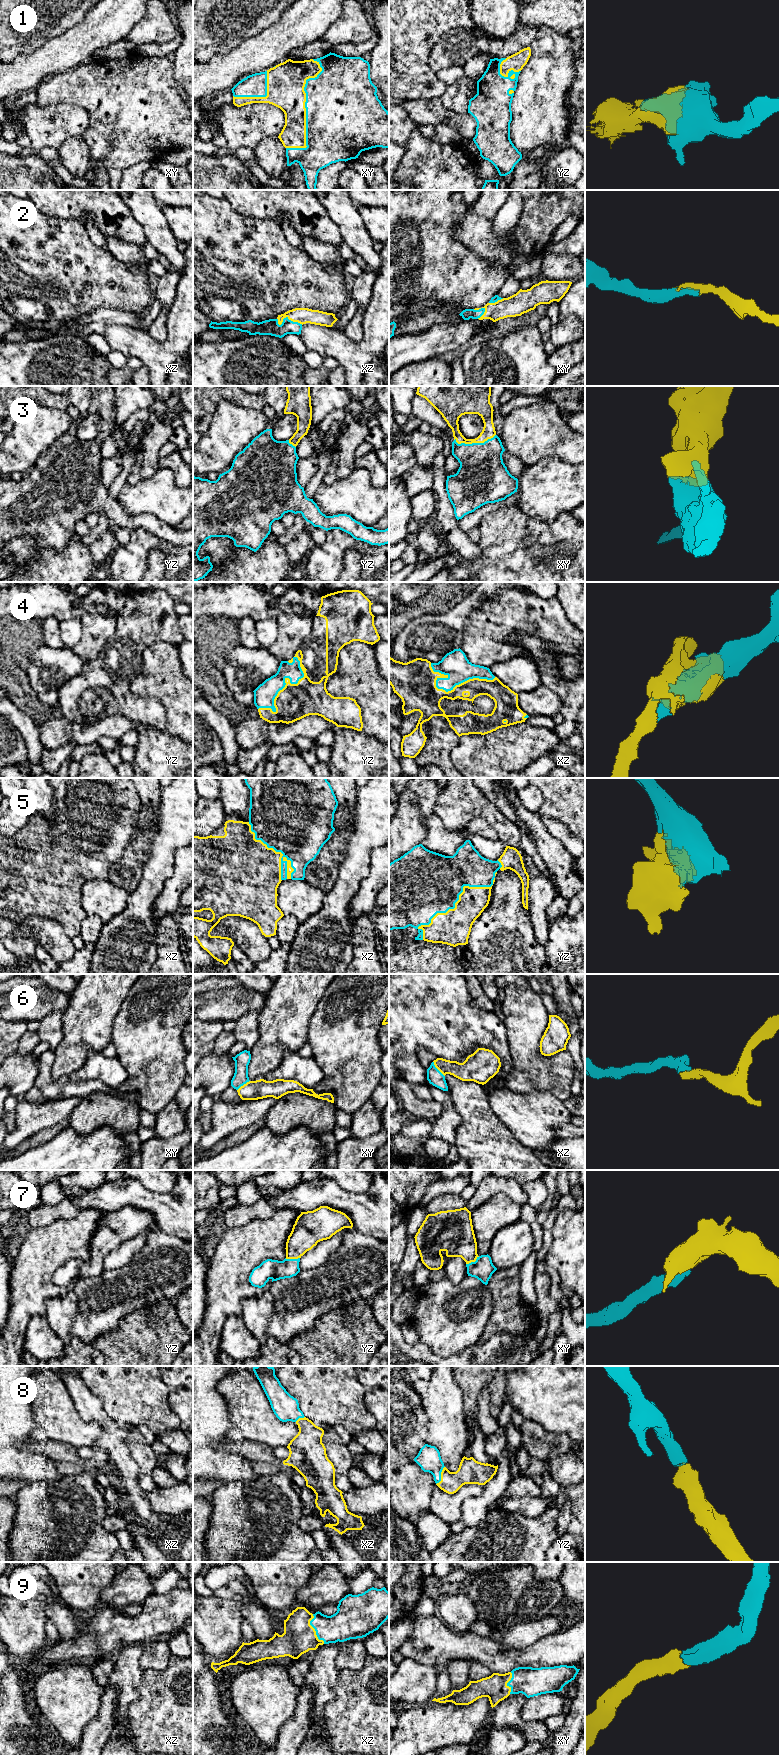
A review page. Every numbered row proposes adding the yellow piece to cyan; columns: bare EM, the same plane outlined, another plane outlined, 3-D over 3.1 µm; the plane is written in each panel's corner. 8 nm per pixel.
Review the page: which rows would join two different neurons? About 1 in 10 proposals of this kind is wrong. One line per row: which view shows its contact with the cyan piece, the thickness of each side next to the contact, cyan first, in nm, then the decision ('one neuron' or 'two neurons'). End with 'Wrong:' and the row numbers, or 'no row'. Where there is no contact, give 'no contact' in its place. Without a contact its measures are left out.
1: meets cyan in xy; 500 nm thick on the cyan side, 300 nm on the other; one neuron
2: meets cyan in xz; 130 nm thick on the cyan side, 130 nm on the other; one neuron
3: meets cyan in xy; 380 nm thick on the cyan side, 110 nm on the other; one neuron
4: meets cyan in yz; 170 nm thick on the cyan side, 280 nm on the other; one neuron
5: meets cyan in xz; 500 nm thick on the cyan side, 460 nm on the other; one neuron
6: meets cyan in xz; 120 nm thick on the cyan side, 160 nm on the other; one neuron
7: meets cyan in xy; 170 nm thick on the cyan side, 300 nm on the other; one neuron
8: meets cyan in yz; 190 nm thick on the cyan side, 200 nm on the other; one neuron
9: meets cyan in xz; 240 nm thick on the cyan side, 260 nm on the other; one neuron
Wrong: no row

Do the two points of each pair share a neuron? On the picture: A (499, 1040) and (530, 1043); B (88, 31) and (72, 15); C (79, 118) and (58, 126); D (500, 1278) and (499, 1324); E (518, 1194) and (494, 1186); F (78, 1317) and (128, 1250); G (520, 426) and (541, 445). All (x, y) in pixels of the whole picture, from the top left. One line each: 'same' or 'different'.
A: different
B: different
C: same
D: same
E: same
F: different
G: same

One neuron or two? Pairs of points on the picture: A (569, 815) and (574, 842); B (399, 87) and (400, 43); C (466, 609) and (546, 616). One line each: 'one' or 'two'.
A: two
B: one
C: two

